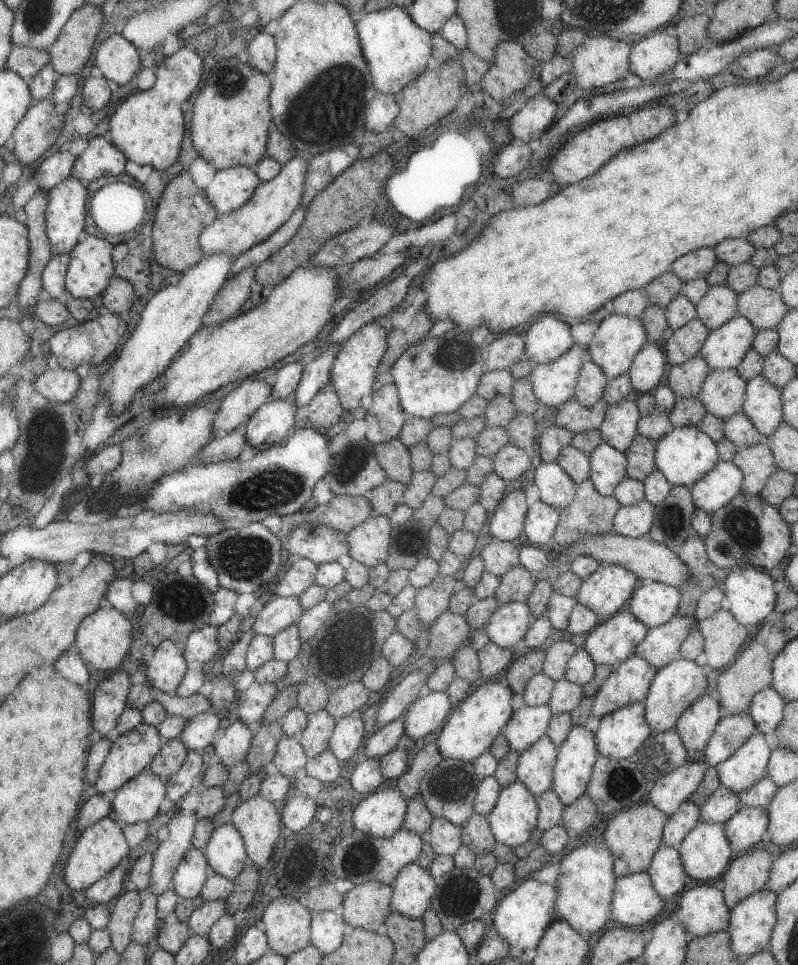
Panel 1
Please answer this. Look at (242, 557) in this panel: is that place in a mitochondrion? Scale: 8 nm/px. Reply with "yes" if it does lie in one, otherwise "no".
yes

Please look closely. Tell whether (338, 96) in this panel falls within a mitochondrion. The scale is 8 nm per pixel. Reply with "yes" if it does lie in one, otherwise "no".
yes

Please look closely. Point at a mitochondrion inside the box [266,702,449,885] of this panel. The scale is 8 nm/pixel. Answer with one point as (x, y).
(361, 858)

